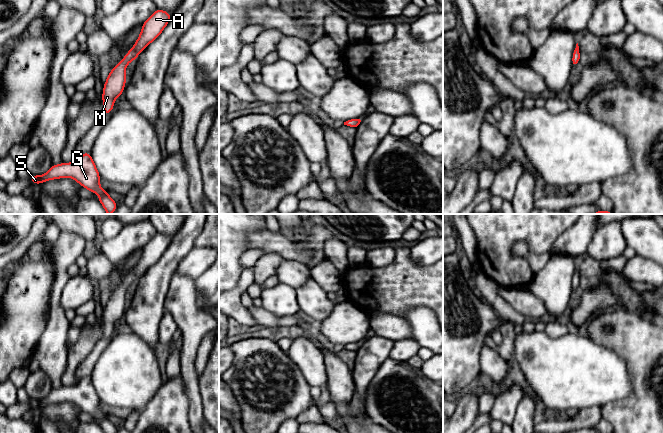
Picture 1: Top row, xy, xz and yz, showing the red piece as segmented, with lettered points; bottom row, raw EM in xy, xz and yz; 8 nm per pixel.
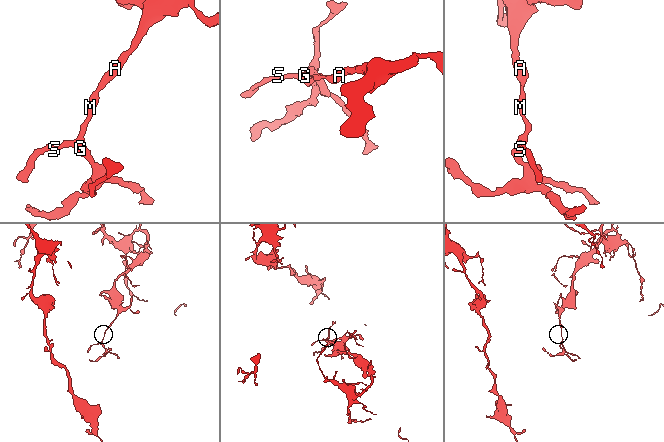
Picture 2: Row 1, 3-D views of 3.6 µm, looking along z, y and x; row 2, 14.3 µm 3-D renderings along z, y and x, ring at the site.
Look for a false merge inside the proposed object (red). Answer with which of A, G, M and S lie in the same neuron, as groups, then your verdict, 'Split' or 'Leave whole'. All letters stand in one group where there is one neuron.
Groups: A G M S. Leave whole

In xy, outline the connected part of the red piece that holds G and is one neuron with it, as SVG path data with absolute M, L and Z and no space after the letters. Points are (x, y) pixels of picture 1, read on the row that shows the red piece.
M90 152L83 153L80 158L73 163L62 163L52 165L49 171L41 176L31 175L32 184L41 184L52 179L71 177L84 188L99 195L99 202L105 208L107 214L112 214L118 204L104 191L100 185L100 175L92 160Z

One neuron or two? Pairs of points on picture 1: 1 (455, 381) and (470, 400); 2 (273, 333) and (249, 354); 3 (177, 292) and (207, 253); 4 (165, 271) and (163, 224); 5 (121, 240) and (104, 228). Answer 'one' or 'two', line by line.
1: two
2: two
3: two
4: two
5: two

